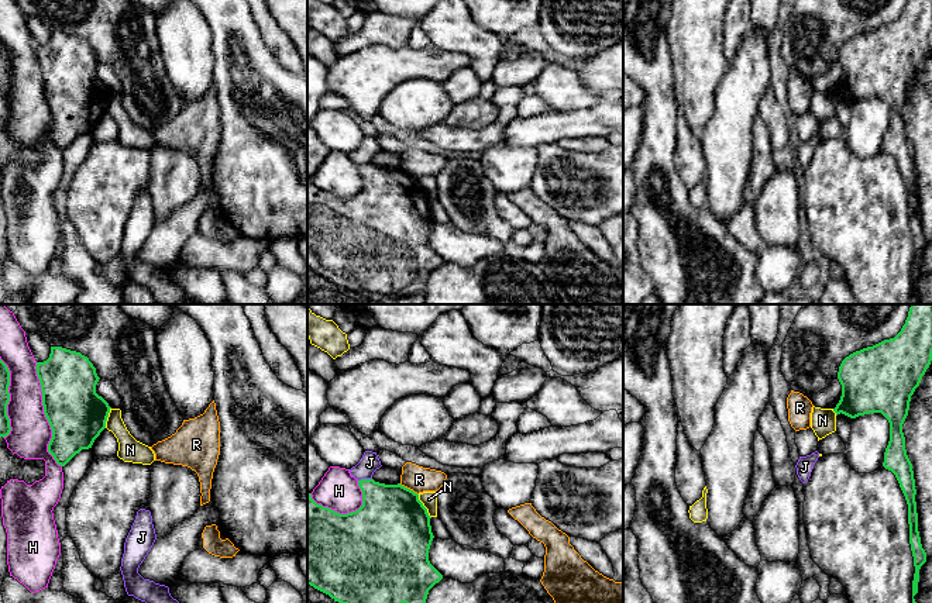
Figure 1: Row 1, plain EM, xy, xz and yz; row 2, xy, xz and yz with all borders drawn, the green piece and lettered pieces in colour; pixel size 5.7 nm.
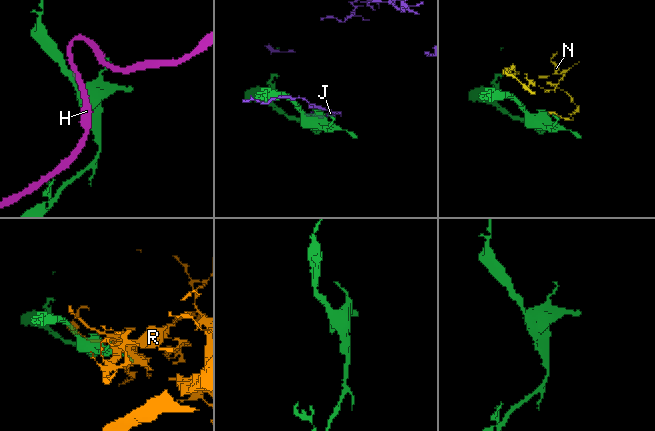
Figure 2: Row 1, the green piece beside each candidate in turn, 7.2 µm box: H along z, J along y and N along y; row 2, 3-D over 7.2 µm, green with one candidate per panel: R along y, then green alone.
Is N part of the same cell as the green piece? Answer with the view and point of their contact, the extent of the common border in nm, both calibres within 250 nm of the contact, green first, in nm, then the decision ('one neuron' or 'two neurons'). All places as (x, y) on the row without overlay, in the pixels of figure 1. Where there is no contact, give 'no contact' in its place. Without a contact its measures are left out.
meets green in xz at (423, 190); contact 150 nm long; 460 nm thick on the green side, 90 nm on the other; two neurons

